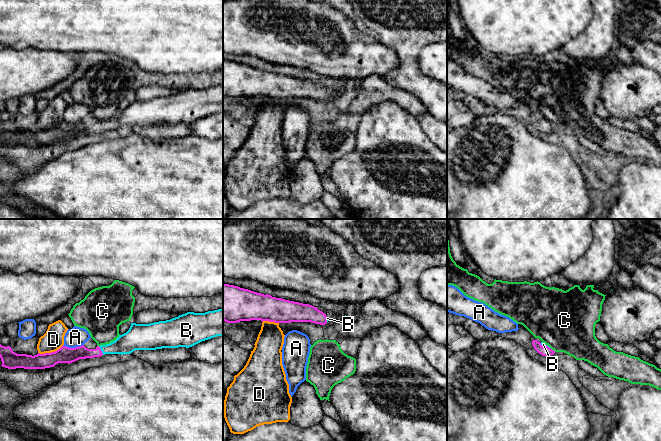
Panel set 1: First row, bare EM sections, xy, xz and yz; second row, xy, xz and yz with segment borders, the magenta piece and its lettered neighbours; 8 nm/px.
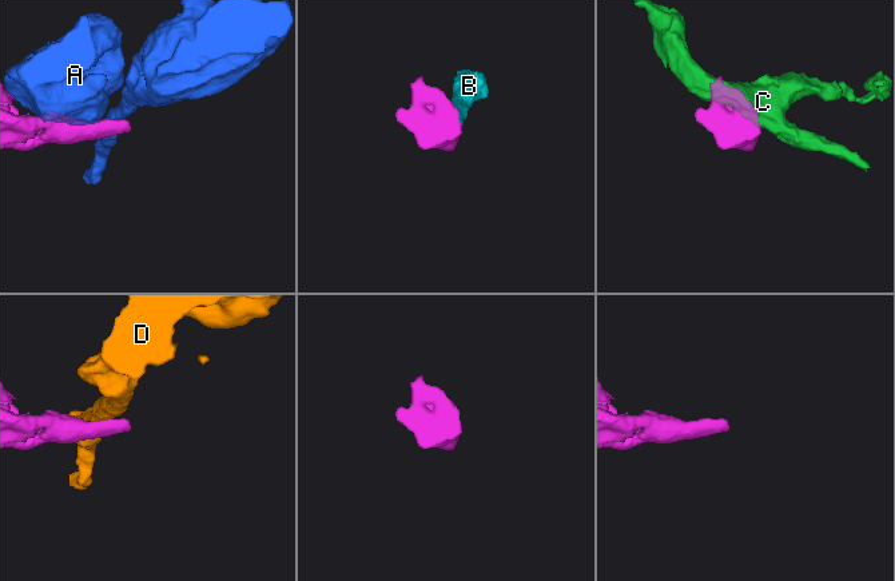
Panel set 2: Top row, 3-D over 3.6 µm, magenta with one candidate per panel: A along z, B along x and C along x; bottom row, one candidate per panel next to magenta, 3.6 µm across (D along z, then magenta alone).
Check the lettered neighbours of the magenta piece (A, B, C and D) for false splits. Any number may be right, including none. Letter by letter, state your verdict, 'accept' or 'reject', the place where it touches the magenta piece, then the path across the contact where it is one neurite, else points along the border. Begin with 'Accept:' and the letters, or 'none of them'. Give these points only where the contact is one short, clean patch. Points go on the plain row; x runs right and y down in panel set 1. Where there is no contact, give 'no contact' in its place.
Accept: B
A: reject; contact xy (73, 124)
B: accept; contact xy (100, 126); way xy (70, 131), (96, 129), (100, 126), (118, 123), (128, 118)
C: reject; contact yz (553, 126); border yz (550, 123), (555, 127)
D: reject; contact xy (51, 128); border xy (62, 121), (54, 127), (38, 129)

